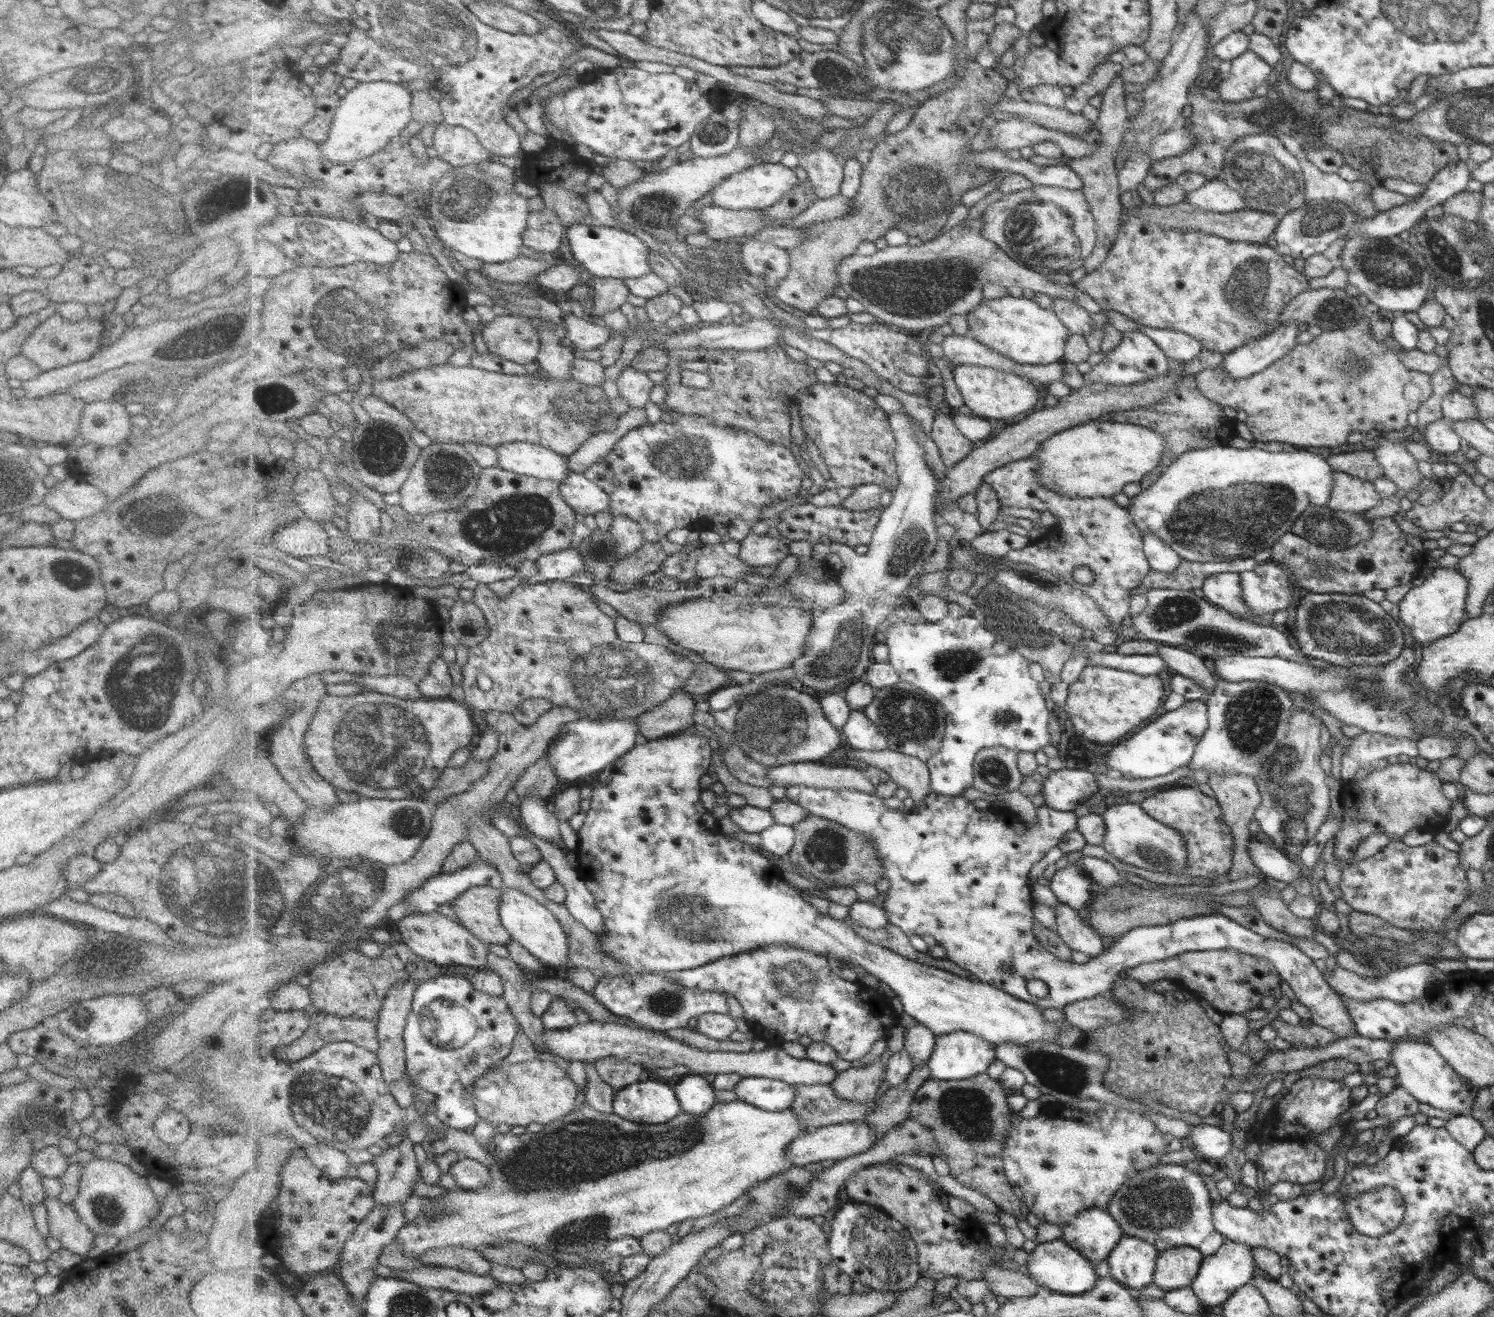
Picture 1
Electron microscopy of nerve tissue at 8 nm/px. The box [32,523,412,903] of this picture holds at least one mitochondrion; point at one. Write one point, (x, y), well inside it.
(139, 686)

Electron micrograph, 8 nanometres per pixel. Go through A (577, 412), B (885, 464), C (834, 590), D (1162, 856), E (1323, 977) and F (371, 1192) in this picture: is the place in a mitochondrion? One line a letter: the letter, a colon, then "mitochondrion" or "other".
A: mitochondrion
B: other
C: other
D: mitochondrion
E: other
F: other

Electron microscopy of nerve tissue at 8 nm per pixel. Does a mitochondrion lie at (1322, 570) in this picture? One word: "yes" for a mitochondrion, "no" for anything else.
yes

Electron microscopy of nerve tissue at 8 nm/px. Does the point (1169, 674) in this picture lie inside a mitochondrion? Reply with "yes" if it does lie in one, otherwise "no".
no

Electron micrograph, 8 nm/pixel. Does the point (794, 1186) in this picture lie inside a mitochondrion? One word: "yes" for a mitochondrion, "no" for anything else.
yes

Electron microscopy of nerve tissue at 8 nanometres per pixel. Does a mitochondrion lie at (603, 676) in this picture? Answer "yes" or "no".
yes

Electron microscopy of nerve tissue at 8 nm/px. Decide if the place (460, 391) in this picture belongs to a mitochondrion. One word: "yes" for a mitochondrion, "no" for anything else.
no

